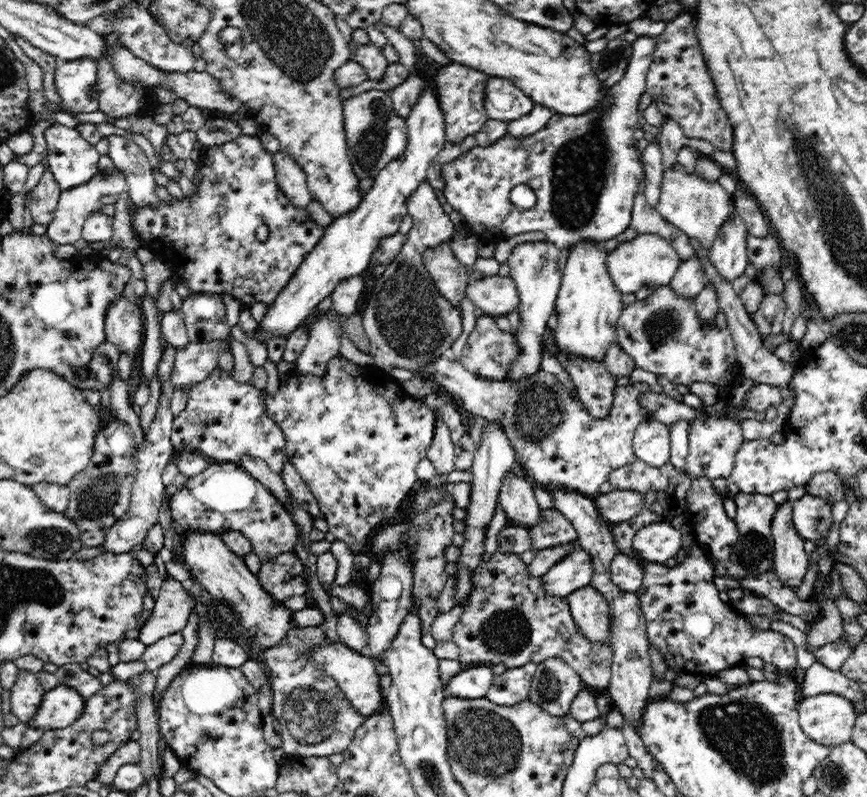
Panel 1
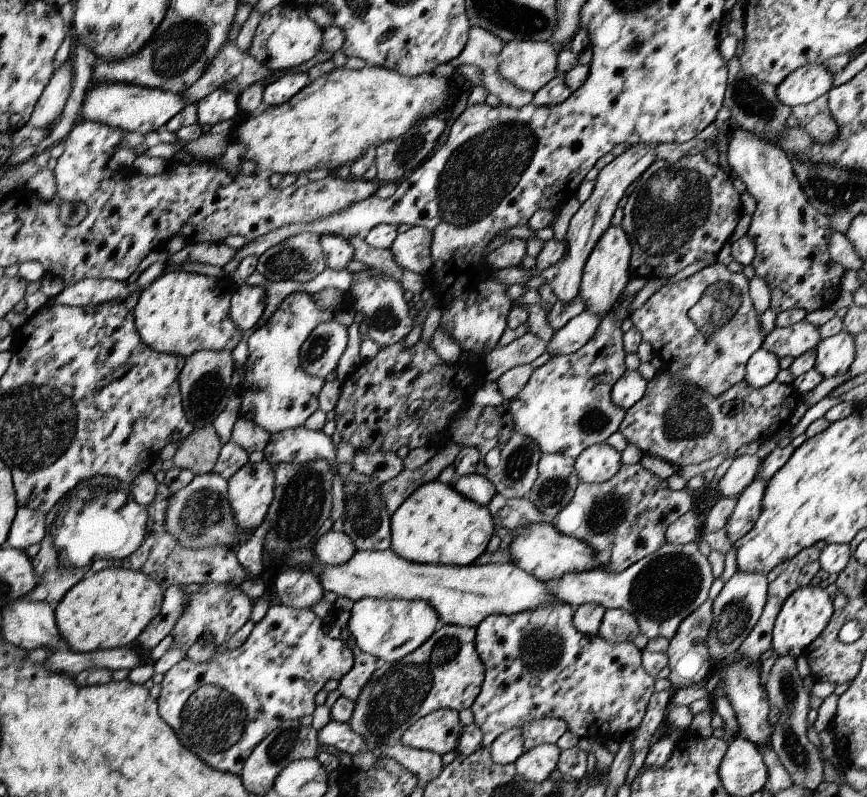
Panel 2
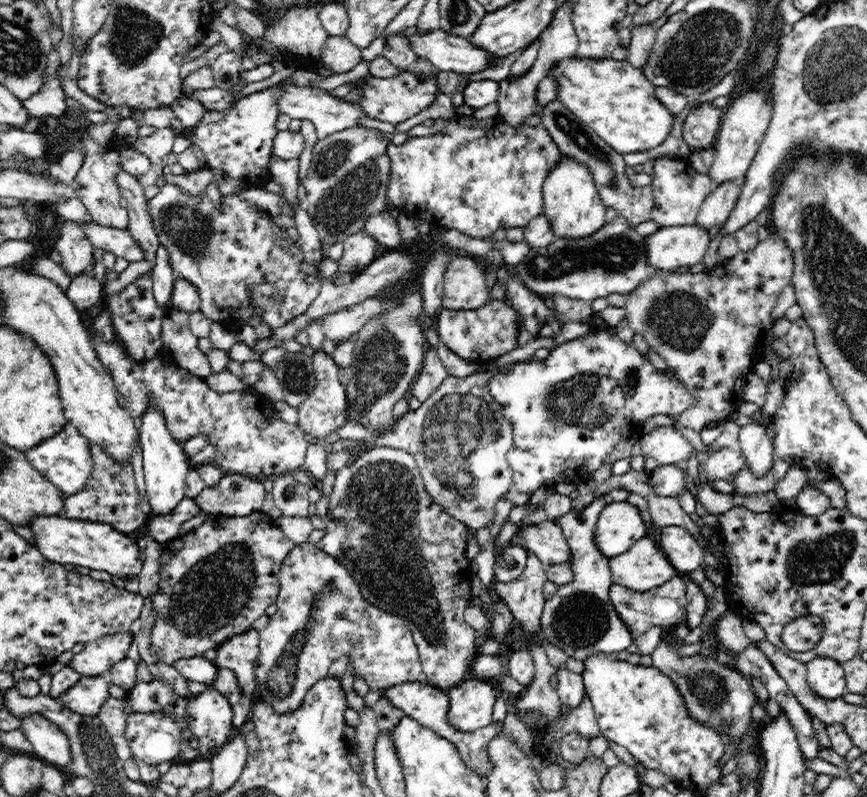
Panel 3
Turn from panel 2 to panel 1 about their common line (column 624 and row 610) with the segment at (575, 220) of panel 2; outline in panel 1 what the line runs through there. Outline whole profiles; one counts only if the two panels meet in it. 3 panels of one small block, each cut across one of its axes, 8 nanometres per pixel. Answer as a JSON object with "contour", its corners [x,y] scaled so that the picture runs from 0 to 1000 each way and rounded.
{"contour":[[[194,720],[179,752],[175,769],[161,788],[159,802],[173,811],[191,798],[209,794],[221,765],[224,749],[217,744],[217,737]]]}

